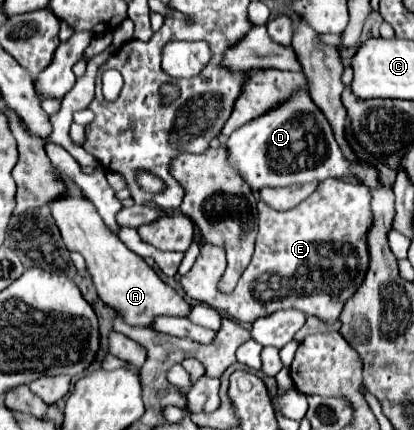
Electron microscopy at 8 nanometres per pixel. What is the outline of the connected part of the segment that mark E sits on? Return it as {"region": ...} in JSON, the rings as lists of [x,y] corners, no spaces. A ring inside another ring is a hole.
{"region":[[[326,179],[316,187],[316,191],[310,197],[306,197],[302,203],[298,203],[298,207],[292,207],[288,211],[276,211],[260,199],[258,201],[258,219],[260,219],[260,229],[258,229],[258,237],[256,237],[256,251],[254,251],[254,257],[252,257],[248,269],[242,273],[236,289],[232,293],[218,291],[218,283],[227,266],[226,253],[219,246],[204,243],[194,267],[186,275],[180,277],[180,285],[182,285],[184,293],[194,301],[206,303],[218,311],[226,311],[232,319],[236,319],[240,323],[242,321],[252,323],[258,317],[270,315],[280,309],[298,309],[306,315],[316,315],[316,317],[324,319],[328,325],[332,325],[338,319],[346,299],[350,295],[354,295],[354,291],[362,283],[366,269],[368,269],[366,231],[372,223],[368,187],[354,183],[354,181]]]}

